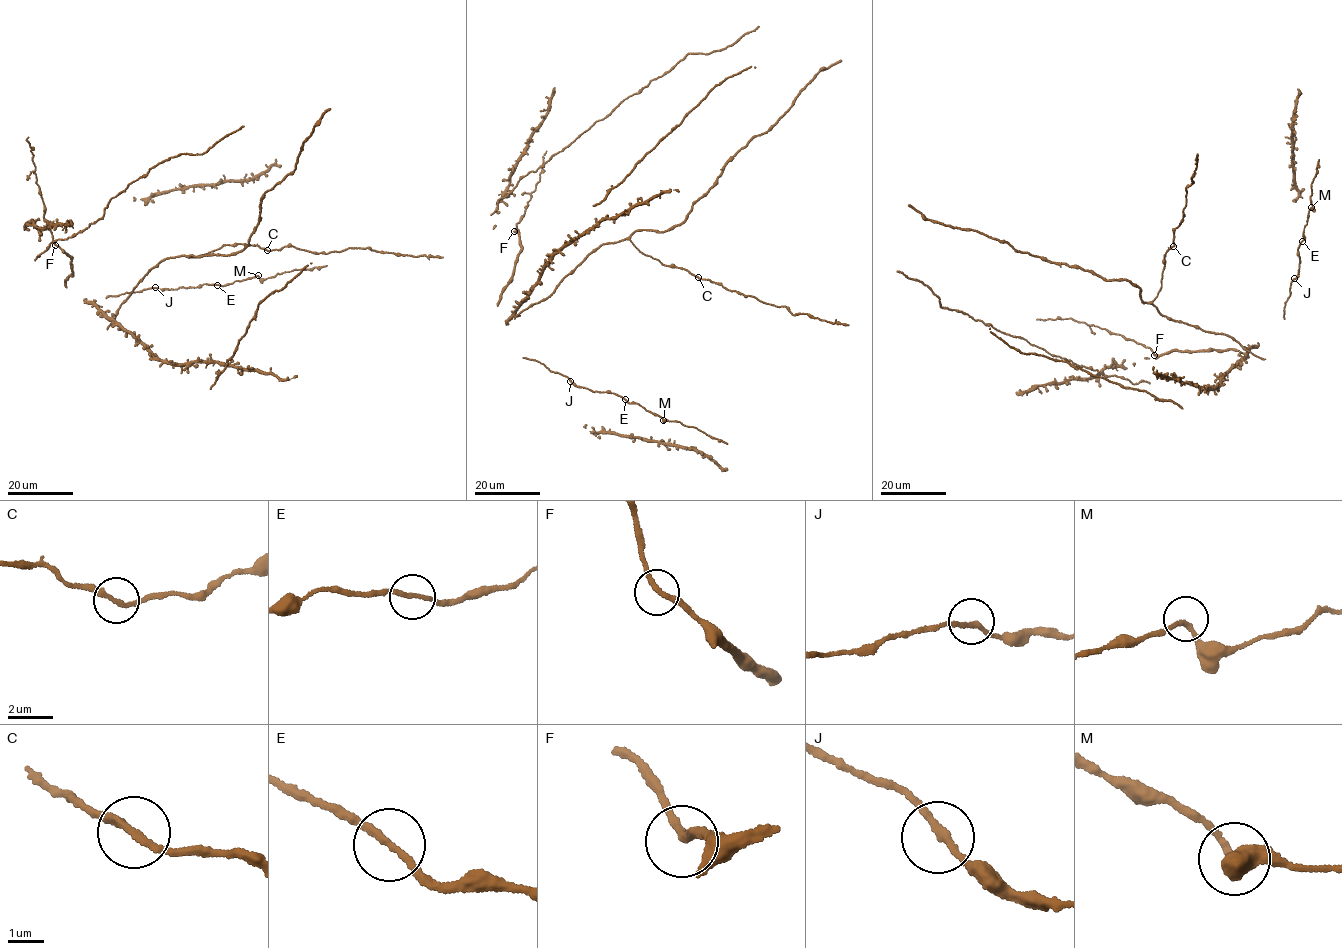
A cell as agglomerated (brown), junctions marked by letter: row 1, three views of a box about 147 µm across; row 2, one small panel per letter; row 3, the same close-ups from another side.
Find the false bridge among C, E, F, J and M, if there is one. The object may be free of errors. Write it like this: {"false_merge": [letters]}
{"false_merge": []}

